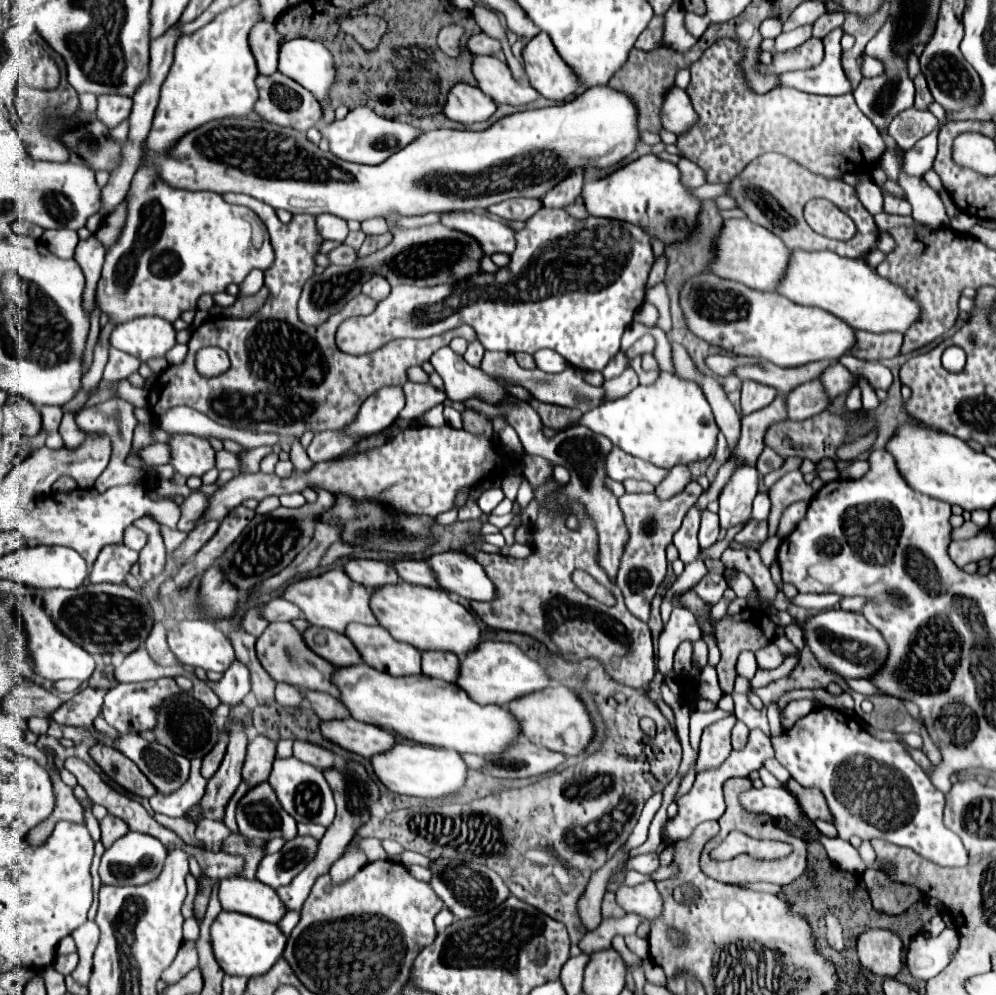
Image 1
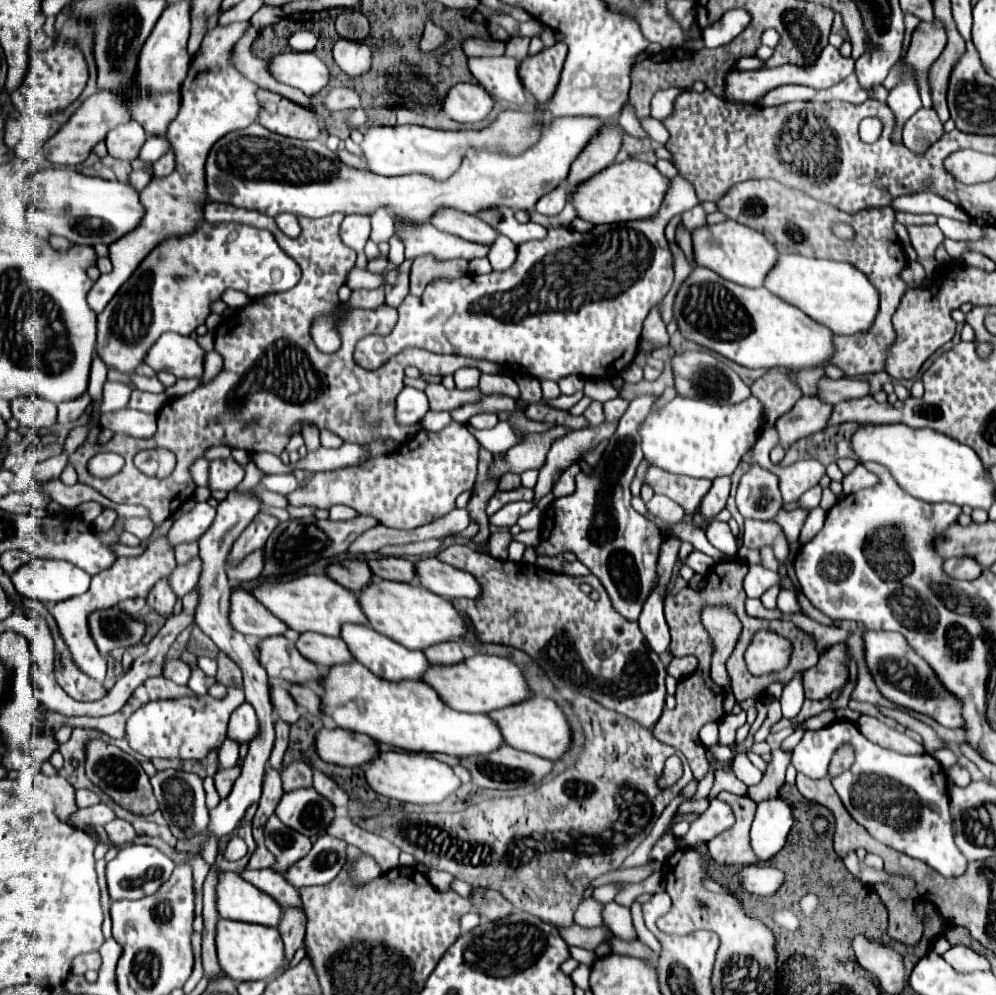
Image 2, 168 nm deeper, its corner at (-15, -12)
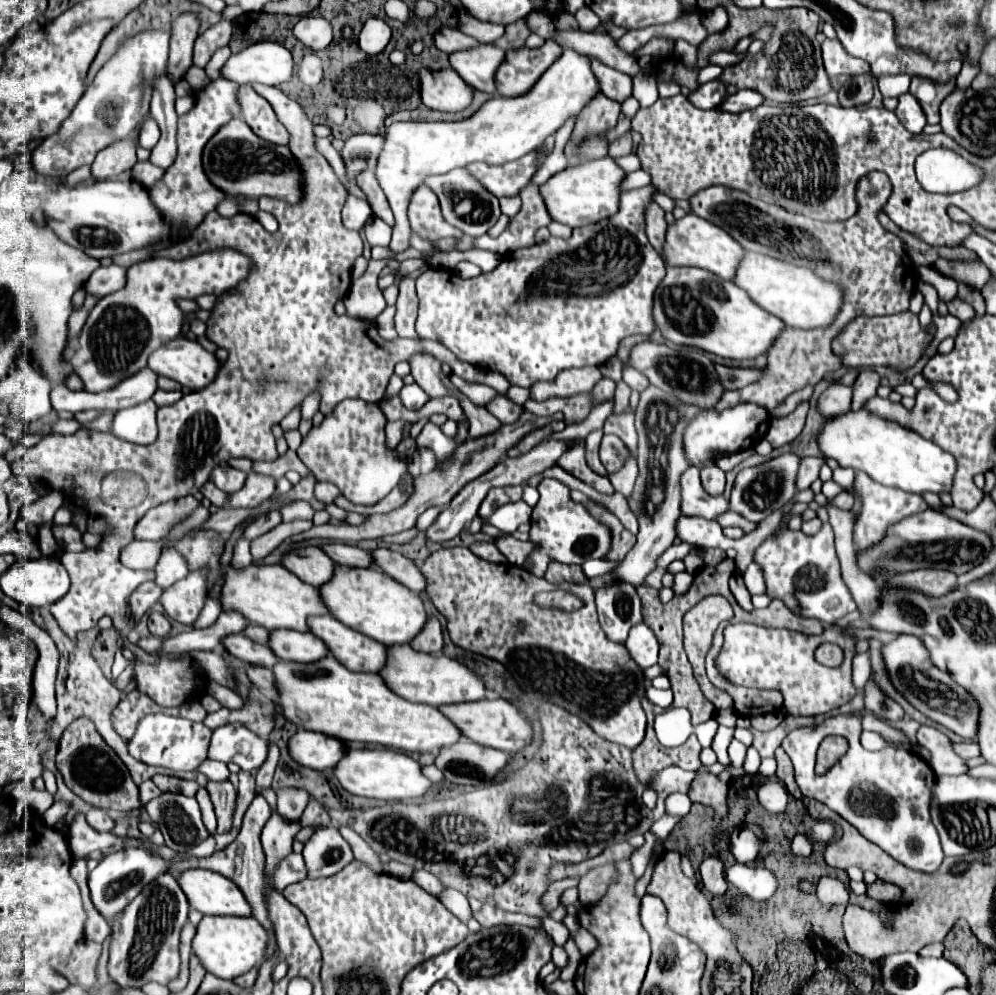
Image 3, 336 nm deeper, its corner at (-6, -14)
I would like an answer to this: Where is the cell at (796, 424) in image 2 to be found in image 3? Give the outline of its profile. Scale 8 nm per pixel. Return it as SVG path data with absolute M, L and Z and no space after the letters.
M830 384L818 398L818 412L824 418L836 418L840 414L846 414L850 410L850 398L852 398L850 386Z

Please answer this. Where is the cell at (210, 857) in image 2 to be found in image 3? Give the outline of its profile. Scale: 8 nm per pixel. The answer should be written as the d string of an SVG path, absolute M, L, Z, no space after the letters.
M162 792L144 808L162 832L166 846L174 852L186 852L210 836L202 824L196 798L188 798L180 792Z

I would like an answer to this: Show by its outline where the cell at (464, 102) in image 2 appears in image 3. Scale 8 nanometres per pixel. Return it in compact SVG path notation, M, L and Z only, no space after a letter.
M450 68L440 72L420 70L422 102L440 112L462 112L472 104L474 90Z

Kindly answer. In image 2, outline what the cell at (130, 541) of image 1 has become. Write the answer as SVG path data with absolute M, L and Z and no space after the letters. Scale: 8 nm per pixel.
M199 502L189 514L184 514L173 521L169 540L173 544L197 542L197 538L203 532L207 532L207 528L213 520L215 520L215 508L211 508L207 502Z

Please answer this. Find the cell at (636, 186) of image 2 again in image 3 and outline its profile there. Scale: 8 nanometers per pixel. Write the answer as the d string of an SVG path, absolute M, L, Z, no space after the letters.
M608 156L600 160L586 160L576 166L568 166L542 184L542 198L546 198L546 208L550 210L552 220L570 228L588 226L618 212L624 178L626 172Z

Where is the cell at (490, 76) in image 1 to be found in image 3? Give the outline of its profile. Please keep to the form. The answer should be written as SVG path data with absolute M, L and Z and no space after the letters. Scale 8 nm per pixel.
M480 44L474 50L450 54L452 68L474 90L496 94L496 70L502 64L506 52L494 44Z

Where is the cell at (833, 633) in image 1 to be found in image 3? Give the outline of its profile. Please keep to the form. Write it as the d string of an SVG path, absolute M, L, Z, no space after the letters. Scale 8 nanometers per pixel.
M900 634L896 640L882 644L882 660L886 666L886 672L894 684L894 688L924 716L930 720L942 724L944 728L956 732L962 738L976 738L976 724L978 724L978 708L974 706L974 698L958 686L950 674L938 670L932 662L930 656L926 654L926 648L922 642L914 636Z

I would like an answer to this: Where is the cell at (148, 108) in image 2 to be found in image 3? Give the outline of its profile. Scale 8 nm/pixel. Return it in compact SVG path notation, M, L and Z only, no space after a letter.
M148 118L146 122L142 122L142 126L140 126L140 146L152 150L156 146L158 138L160 138L158 122L154 118Z

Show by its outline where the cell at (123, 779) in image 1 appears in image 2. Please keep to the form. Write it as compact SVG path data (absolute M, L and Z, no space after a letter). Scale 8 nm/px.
M89 740L85 748L85 774L99 790L103 790L115 804L119 804L125 810L131 810L133 814L141 816L153 814L157 810L157 800L153 796L149 776L141 768L141 764L121 748L103 740Z

